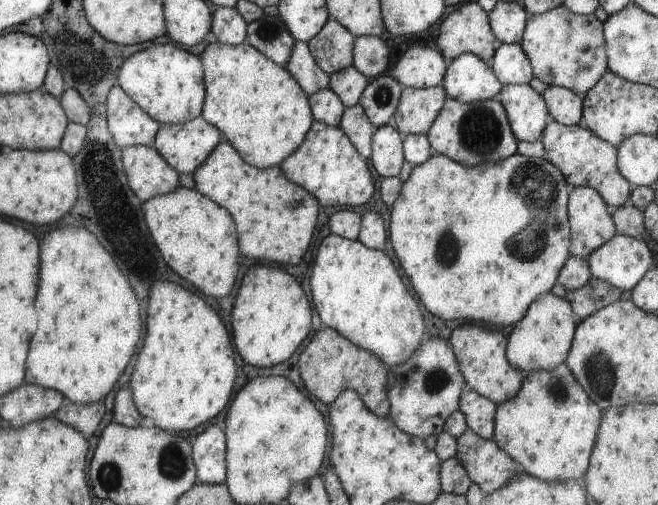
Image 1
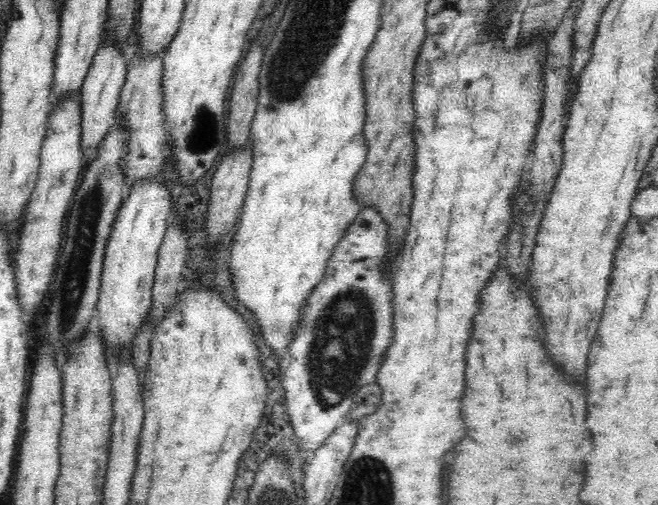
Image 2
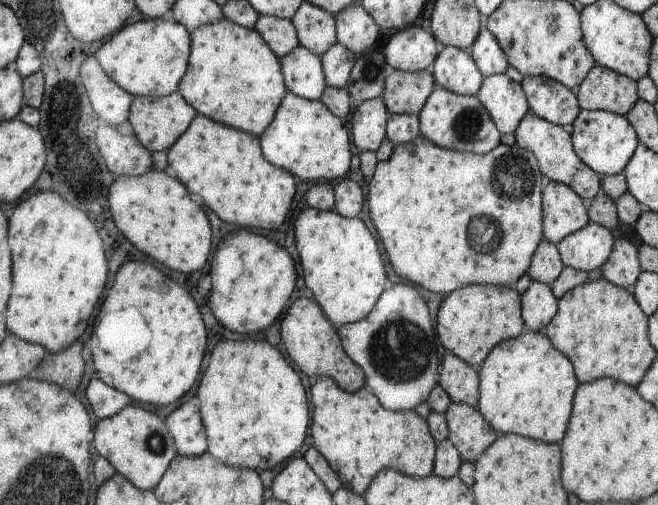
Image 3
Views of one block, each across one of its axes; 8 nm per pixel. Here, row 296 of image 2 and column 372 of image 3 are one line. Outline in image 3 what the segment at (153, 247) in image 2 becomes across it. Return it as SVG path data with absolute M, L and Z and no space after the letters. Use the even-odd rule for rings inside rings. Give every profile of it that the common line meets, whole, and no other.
M376 97L362 102L352 116L352 142L358 151L376 152L384 140L384 128L390 118L383 98Z

